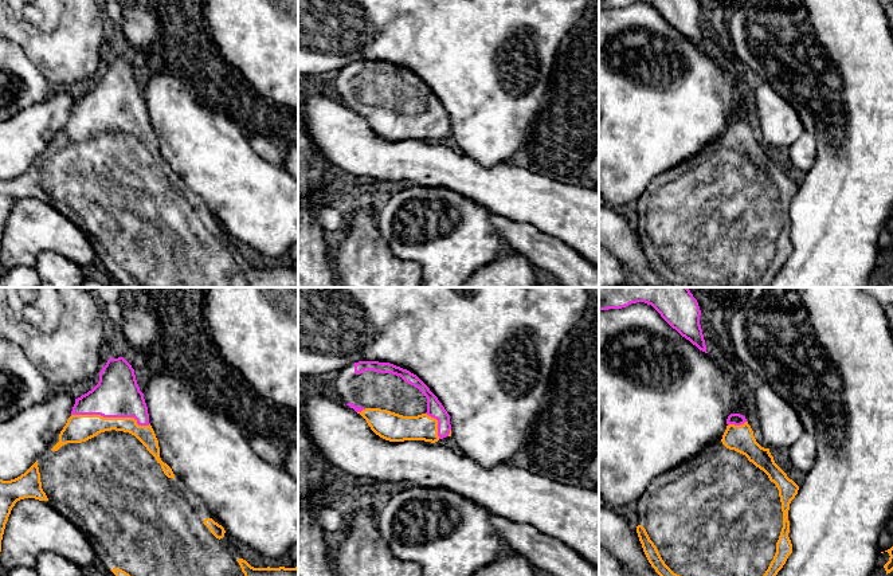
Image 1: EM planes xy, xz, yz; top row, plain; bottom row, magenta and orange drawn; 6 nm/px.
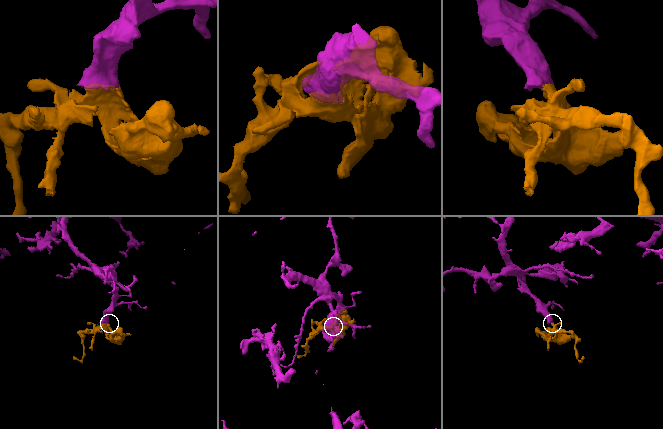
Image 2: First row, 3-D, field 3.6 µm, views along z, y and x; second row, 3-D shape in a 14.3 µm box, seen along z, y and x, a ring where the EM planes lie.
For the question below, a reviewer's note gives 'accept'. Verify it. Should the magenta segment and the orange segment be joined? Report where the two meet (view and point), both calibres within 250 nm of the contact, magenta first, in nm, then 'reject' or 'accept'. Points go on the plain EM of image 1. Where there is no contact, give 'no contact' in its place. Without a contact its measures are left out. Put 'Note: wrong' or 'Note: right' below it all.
xy (112, 116) | 280/160 nm | accept
Note: right

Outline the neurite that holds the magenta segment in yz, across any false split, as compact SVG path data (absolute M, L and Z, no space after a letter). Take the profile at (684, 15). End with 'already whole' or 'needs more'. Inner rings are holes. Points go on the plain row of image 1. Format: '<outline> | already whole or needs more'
M599 0L599 11L622 8L637 1L651 4L682 36L708 52L700 24L701 9L697 0Z | already whole

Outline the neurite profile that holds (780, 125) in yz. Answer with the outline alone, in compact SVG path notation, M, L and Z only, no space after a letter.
M764 81L753 97L768 148L788 149L804 133L803 122L795 109Z

